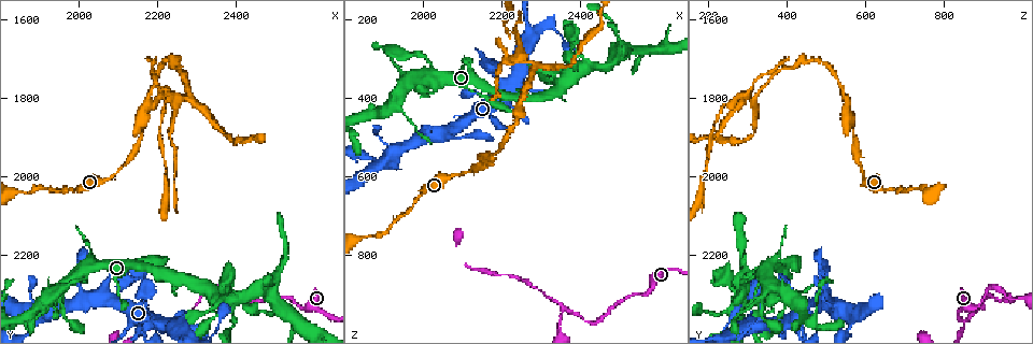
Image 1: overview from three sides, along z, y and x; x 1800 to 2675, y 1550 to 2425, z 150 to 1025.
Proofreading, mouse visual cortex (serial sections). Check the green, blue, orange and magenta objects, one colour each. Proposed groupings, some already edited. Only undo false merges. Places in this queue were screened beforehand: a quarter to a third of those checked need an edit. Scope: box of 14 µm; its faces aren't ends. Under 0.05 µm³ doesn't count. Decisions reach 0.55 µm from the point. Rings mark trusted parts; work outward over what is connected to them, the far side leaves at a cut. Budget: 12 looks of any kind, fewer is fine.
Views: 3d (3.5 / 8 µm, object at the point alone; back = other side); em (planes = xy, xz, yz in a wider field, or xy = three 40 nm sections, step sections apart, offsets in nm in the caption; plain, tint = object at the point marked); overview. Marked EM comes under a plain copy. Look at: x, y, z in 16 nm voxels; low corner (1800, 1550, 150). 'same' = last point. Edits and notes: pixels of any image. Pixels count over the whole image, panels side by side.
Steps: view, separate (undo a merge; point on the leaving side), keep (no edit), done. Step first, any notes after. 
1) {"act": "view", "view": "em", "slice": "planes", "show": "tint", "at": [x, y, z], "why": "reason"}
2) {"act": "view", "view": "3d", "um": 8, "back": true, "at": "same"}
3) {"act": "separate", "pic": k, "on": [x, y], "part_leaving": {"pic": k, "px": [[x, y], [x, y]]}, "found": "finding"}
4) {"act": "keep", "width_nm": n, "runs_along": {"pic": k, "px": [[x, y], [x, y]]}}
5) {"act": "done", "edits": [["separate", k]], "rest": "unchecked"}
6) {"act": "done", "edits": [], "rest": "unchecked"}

{"act": "view", "view": "3d", "um": 3.5, "at": [2175, 2340, 335], "why": "sharp bend"}

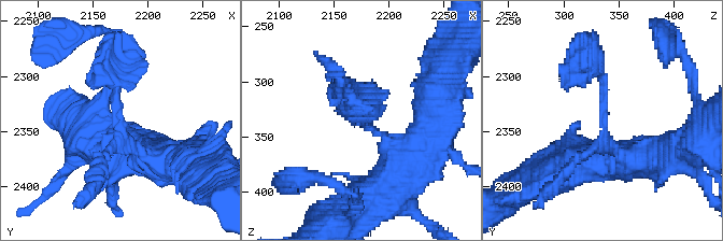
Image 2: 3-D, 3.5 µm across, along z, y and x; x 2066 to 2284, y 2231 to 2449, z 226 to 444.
{"act": "view", "view": "em", "slice": "xy", "step": 2, "show": "tint", "at": [2172, 2340, 338], "why": "shape alone is not enough"}

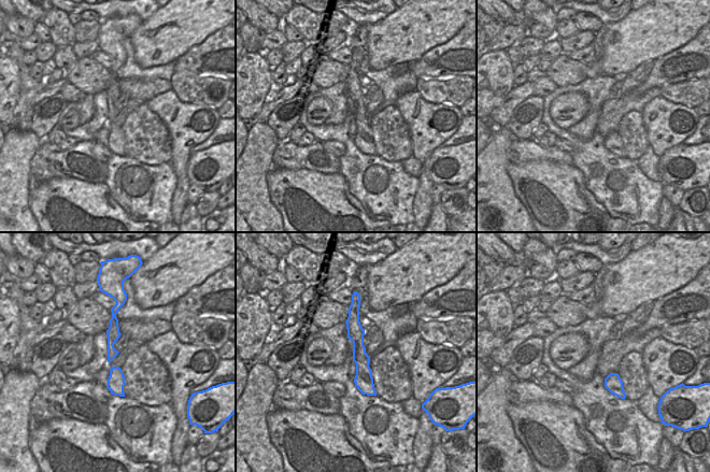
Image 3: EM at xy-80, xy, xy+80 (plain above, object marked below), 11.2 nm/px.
{"act": "keep", "found": "all the same cell"}

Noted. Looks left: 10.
{"act": "view", "view": "3d", "um": 3.5, "at": [2165, 1885, 570], "why": "a narrow waist"}

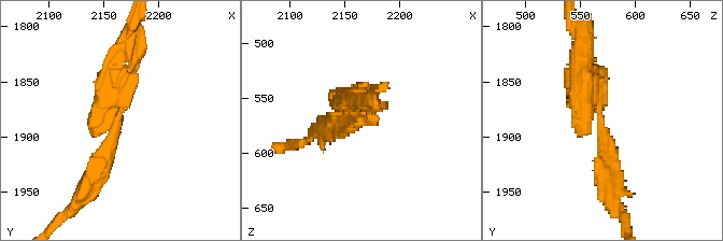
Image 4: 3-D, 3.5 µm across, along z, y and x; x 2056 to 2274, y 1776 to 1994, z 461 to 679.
{"act": "view", "view": "em", "slice": "xy", "step": 3, "show": "tint", "at": [2164, 1880, 568], "why": "need the tissue"}

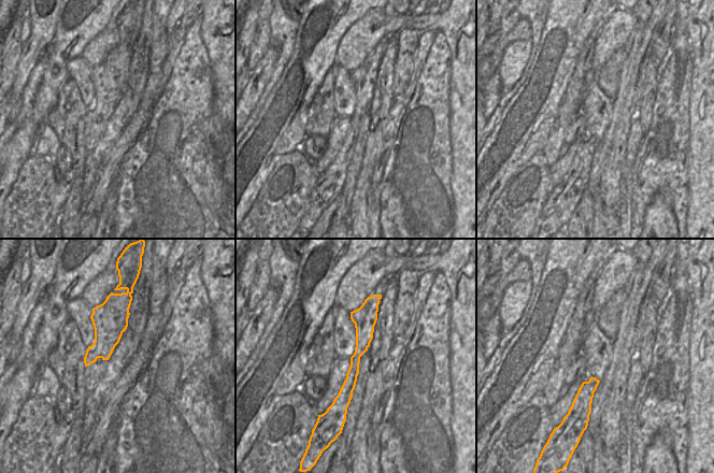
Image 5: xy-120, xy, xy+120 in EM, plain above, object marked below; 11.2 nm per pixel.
{"act": "separate", "pic": 4, "on": [116, 52], "part_leaving": {"pic": 4, "px": [[119, 107], [113, 80], [129, 30]]}, "found": "a second cell is stuck on"}

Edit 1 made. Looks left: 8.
{"act": "view", "view": "3d", "um": 3.5, "at": [2385, 2330, 330], "why": "abrupt turn"}

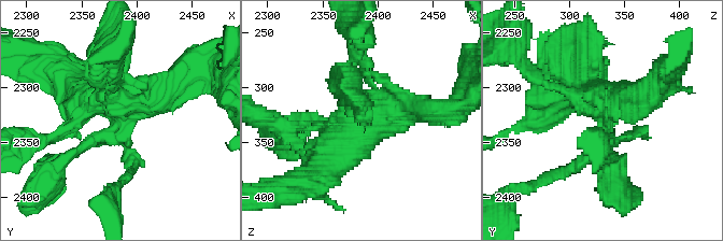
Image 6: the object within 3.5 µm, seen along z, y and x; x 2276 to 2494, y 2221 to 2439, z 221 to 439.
{"act": "view", "view": "em", "slice": "planes", "show": "tint", "at": [2386, 2328, 336], "why": "need the tissue"}

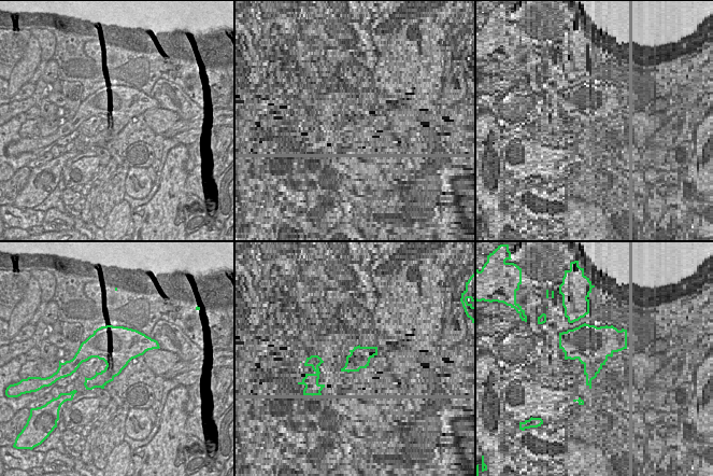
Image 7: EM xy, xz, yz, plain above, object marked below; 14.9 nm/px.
{"act": "keep", "runs_along": {"pic": 6, "px": [[313, 176], [372, 118], [422, 111]]}, "found": "continuous, no second cell"}

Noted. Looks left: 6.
{"act": "view", "view": "3d", "um": 3.5, "at": [2360, 2285, 935], "why": "three arms meet"}

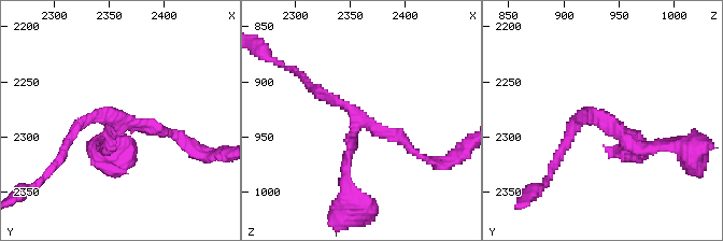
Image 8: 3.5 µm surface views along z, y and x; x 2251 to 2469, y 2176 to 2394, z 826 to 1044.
{"act": "view", "view": "em", "slice": "xy", "step": 2, "show": "tint", "at": [2362, 2282, 934], "arms": 3, "arm_widths_nm": [150, 150, 150], "why": "need the tissue"}

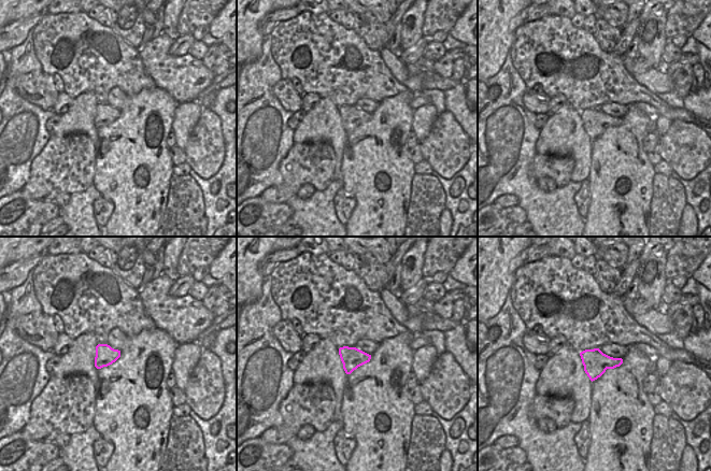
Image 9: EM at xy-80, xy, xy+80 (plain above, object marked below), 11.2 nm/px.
{"act": "keep", "runs_along": {"pic": 8, "px": [[423, 157], [364, 122], [344, 176]]}, "found": "one cell here"}

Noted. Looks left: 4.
{"act": "view", "view": "3d", "um": 3.5, "back": true, "at": [2565, 2370, 280], "why": "branch point"}

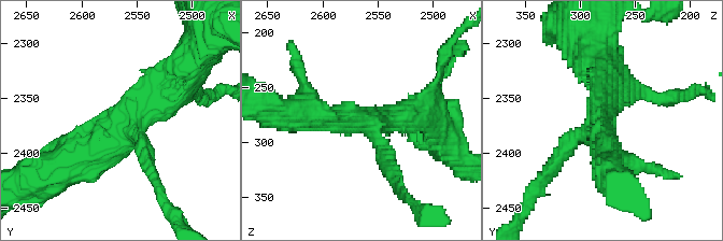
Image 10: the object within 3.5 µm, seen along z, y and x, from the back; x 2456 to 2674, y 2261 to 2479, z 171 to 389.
{"act": "view", "view": "em", "slice": "planes", "show": "tint", "at": [2560, 2374, 278]}

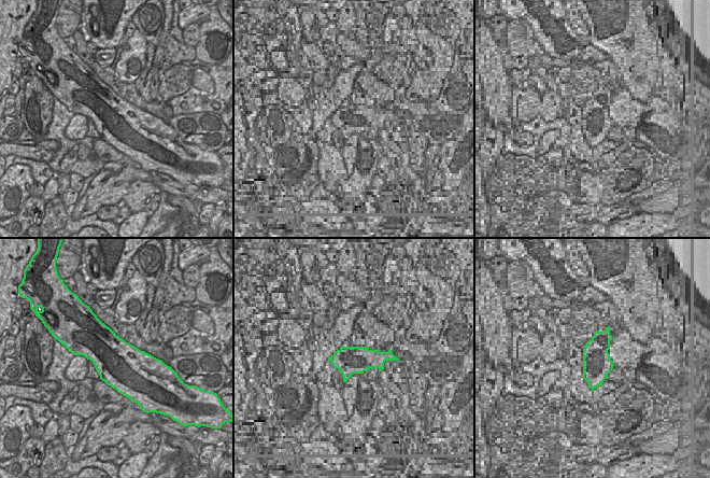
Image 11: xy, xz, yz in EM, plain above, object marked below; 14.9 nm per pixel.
{"act": "keep", "arms": 3, "runs_along": {"pic": 10, "px": [[181, 78], [66, 164]]}, "found": "one cell here"}

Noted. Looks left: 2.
{"act": "done", "edits": [["separate", 4]], "rest": "unchecked"}

